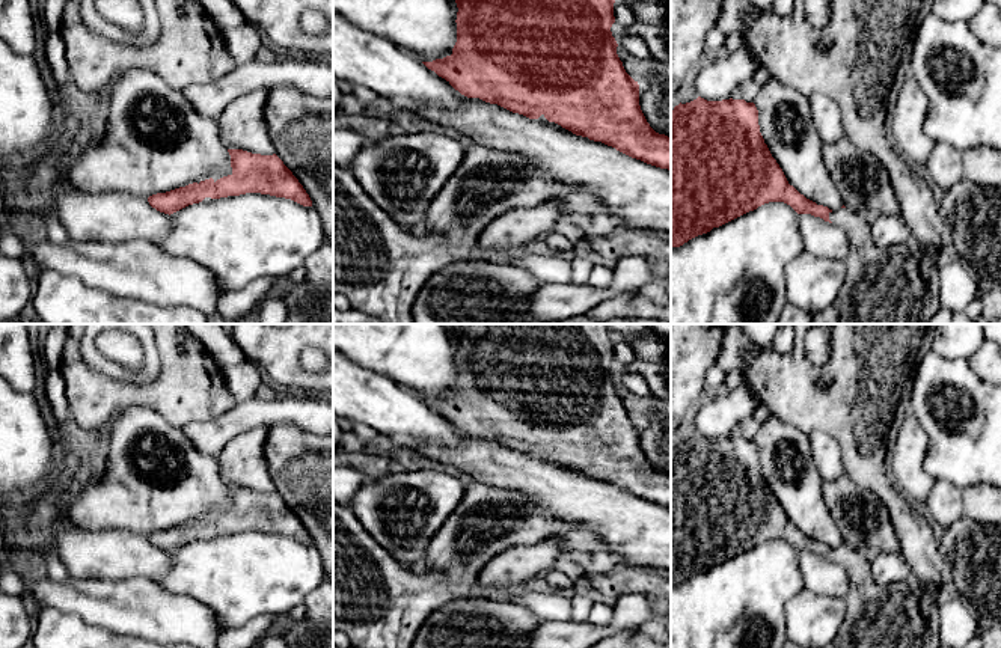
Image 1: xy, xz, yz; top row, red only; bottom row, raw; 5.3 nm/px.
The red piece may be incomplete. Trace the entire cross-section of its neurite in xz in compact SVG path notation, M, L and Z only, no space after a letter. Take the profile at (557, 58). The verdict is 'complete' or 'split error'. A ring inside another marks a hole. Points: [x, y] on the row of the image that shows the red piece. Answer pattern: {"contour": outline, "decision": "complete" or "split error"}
{"contour": "M455 0L455 3L458 8L455 20L457 42L452 48L452 54L433 62L422 62L428 69L445 78L455 90L467 98L479 98L485 102L497 104L529 119L538 119L543 115L549 122L555 122L576 136L602 142L632 158L671 170L671 137L656 133L647 122L639 105L639 84L626 72L617 54L618 44L611 32L615 23L615 0Z", "decision": "complete"}

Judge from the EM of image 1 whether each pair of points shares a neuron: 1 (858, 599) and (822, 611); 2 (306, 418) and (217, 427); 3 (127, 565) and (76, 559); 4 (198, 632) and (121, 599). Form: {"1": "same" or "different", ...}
{"1": "different", "2": "same", "3": "same", "4": "same"}

